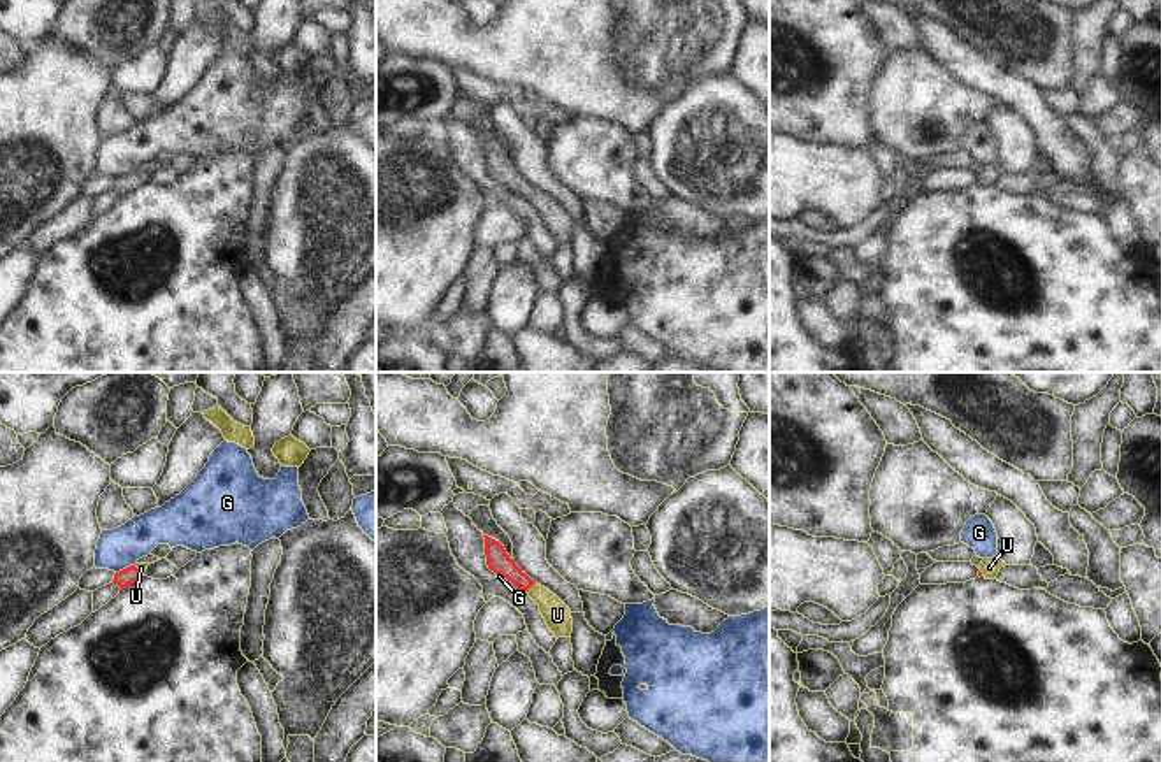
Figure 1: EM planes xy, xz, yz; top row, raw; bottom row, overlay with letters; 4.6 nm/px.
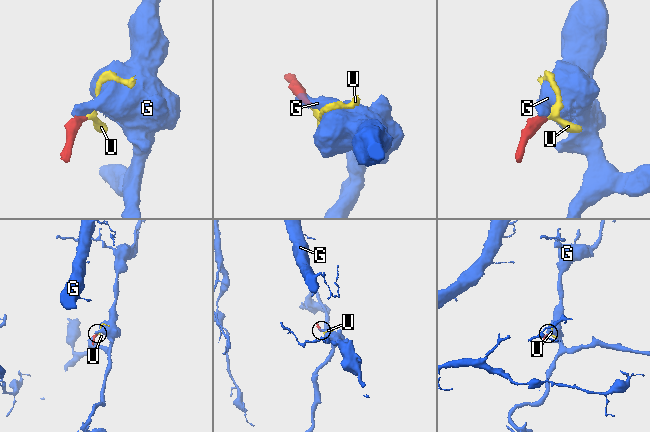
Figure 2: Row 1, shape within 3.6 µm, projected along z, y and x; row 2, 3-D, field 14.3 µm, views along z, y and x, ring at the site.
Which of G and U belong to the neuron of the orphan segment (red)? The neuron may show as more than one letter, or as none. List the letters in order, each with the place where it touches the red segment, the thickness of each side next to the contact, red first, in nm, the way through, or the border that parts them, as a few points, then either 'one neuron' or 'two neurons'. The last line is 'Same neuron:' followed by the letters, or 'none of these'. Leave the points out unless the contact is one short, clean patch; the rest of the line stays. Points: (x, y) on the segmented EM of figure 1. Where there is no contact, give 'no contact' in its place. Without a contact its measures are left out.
G: xy (127, 567) | 80/190 nm | along xy (134, 564), (116, 573) | two neurons
U: xz (529, 587) | 110/120 nm | across xz (497, 560), (529, 587), (557, 615) | one neuron
Same neuron: U

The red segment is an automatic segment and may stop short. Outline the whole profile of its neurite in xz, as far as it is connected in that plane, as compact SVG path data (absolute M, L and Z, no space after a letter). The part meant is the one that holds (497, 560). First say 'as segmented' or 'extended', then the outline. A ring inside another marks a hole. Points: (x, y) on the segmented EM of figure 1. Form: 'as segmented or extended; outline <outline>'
extended; outline M488 536L483 537L488 569L511 581L516 590L525 590L529 593L529 597L539 606L548 629L555 634L557 639L571 637L571 609L548 588L530 579L506 553L504 546L499 541Z

